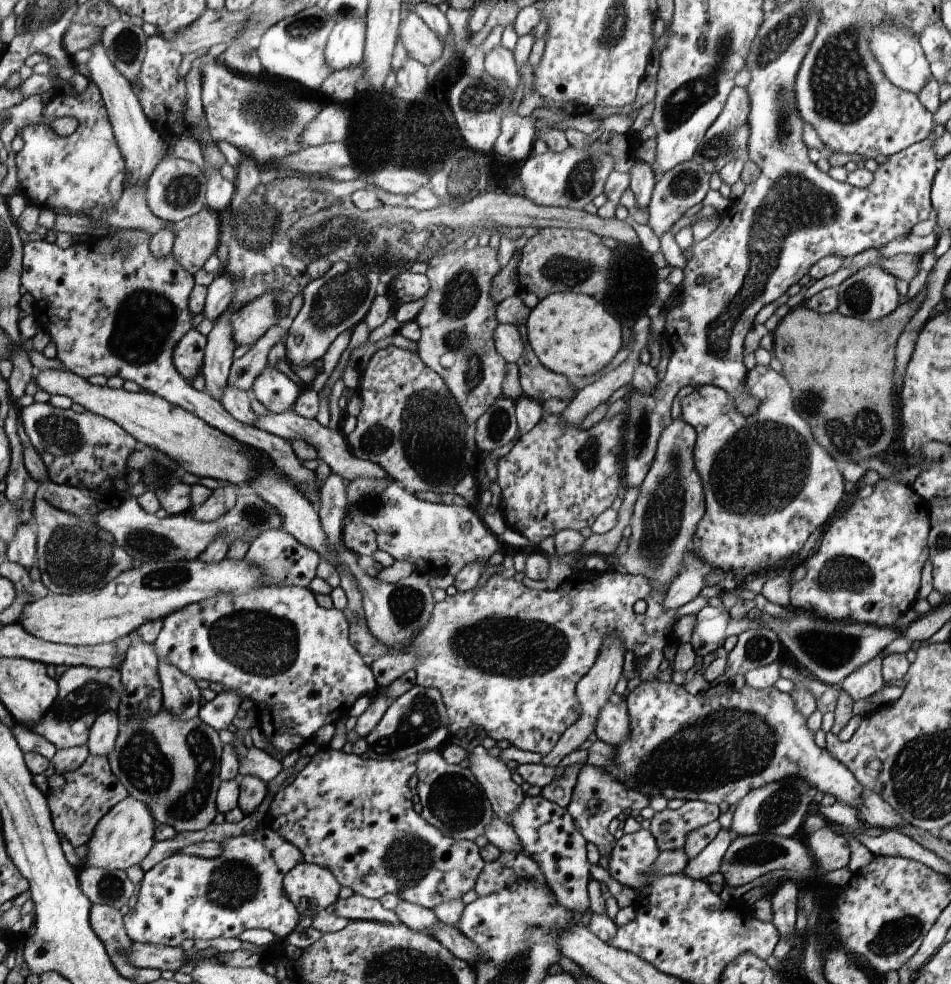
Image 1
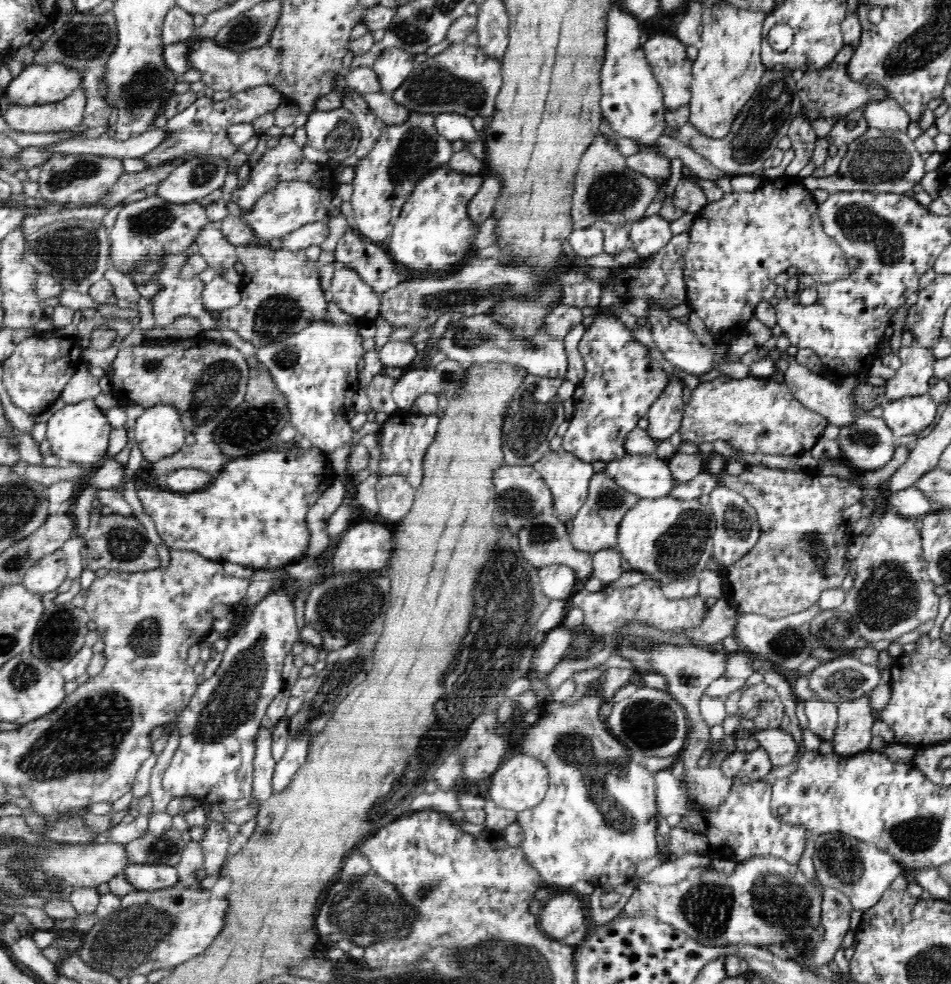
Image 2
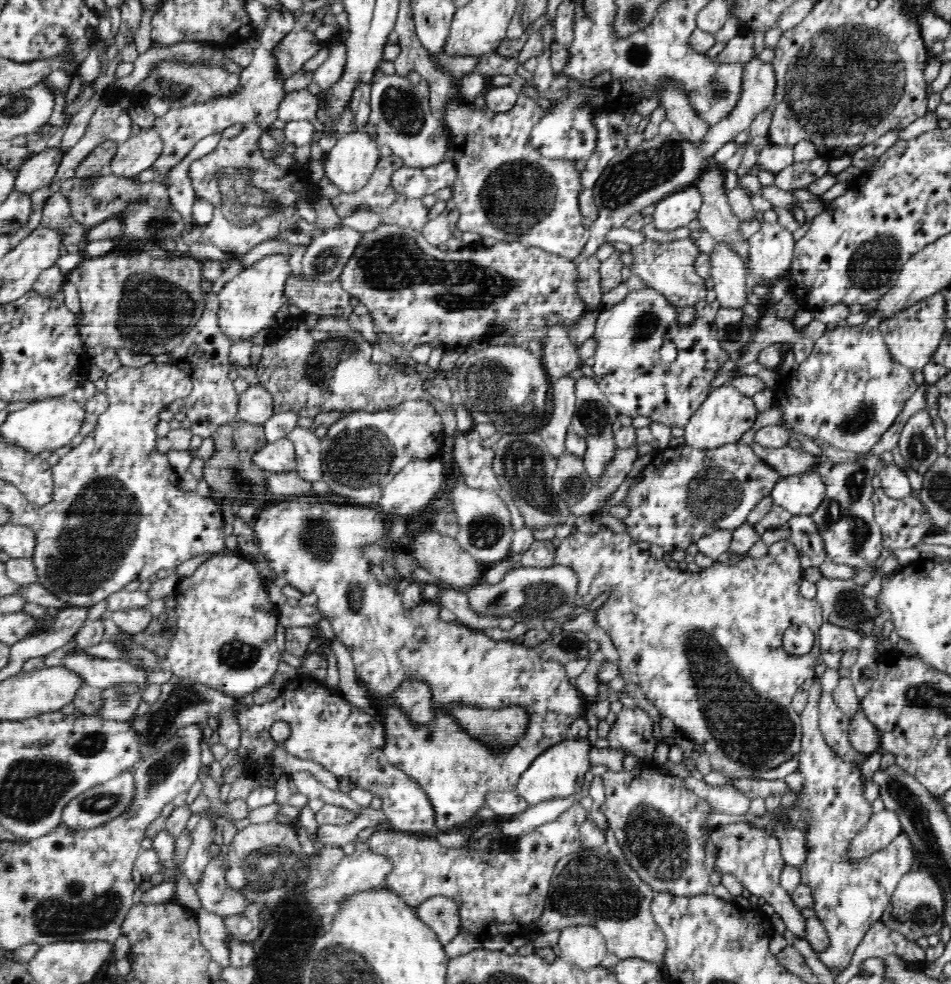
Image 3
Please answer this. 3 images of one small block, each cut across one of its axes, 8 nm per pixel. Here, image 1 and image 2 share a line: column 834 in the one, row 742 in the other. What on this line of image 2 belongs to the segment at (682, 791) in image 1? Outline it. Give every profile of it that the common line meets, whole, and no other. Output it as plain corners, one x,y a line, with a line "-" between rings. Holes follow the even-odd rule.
781,728
758,730
753,738
766,750
774,767
790,764
798,754
798,742

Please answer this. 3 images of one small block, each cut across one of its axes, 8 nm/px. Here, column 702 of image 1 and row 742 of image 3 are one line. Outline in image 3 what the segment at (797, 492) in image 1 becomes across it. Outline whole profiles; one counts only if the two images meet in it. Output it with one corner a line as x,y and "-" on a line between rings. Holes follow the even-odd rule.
288,497
282,500
282,504
274,504
273,507
266,508
261,514
256,513
253,526
251,530
254,532
254,539
258,543
259,553
264,556
270,565
270,569
278,575
280,578
285,578
288,581
288,585
297,588
304,595
306,594
316,594
318,596
317,607
322,614
330,621
332,625
332,630
334,635
336,635
336,640
339,640
345,647
350,651
353,663
355,664
355,675
360,680
362,686
366,686
367,694
369,695
369,690
372,689
372,696
370,696
372,706
379,712
380,719
383,716
383,727
385,730
385,747
384,752
387,760
396,768
402,769
402,772
406,772
410,777
414,778
418,782
418,785
425,789
425,793
432,800
433,808
436,809
436,828
437,832
446,832
454,830
454,828
460,828
462,824
474,820
476,812
484,806
484,796
488,792
496,791
506,791
515,790
518,785
519,779
522,777
523,772
530,768
530,764
534,762
537,756
540,756
546,748
550,748
550,745
558,744
563,740
569,738
569,726
578,717
583,716
584,706
586,700
581,696
579,690
572,684
570,684
570,678
566,675
564,670
564,665
552,660
542,660
535,648
528,648
523,646
523,644
517,644
510,641
496,642
490,639
486,634
480,632
480,630
472,630
462,624
457,622
440,622
438,620
438,610
440,610
440,604
434,600
424,600
422,606
414,605
413,607
406,607
402,603
401,595
398,594
394,585
382,585
376,579
376,576
370,572
370,563
365,558
364,546
370,544
377,544
380,547
387,548
386,545
389,542
389,533
386,532
386,524
382,520
383,515
373,510
373,506
360,506
351,501
339,500
336,498
327,499
320,497
-
412,675
418,677
418,679
425,679
430,684
430,689
434,692
434,703
442,705
445,707
450,701
464,701
464,703
469,703
470,705
476,705
476,707
485,708
506,708
508,705
522,705
522,707
528,707
528,711
532,713
532,720
530,720
530,728
526,732
526,736
506,754
500,754
500,756
495,756
491,754
491,750
482,744
482,742
477,742
474,738
470,738
470,735
462,732
461,728
458,726
458,722
455,722
454,718
450,715
438,714
438,718
430,724
430,726
414,726
414,723
409,722
401,712
399,708
391,706
391,704
385,704
385,698
390,691
393,691
396,685
399,685
404,679
409,679

